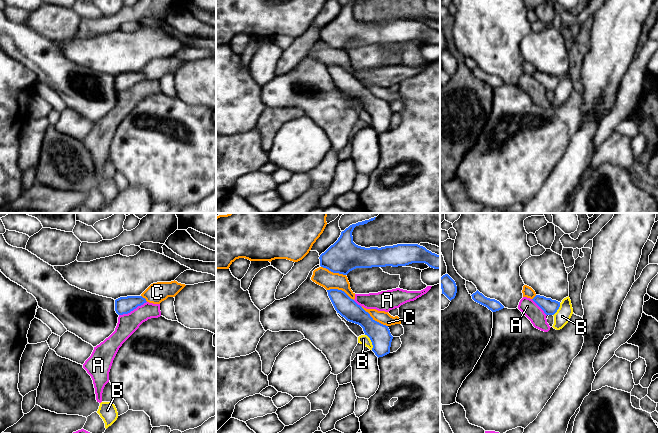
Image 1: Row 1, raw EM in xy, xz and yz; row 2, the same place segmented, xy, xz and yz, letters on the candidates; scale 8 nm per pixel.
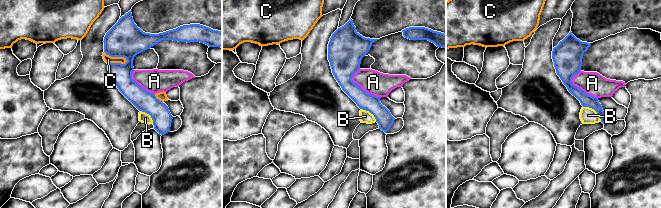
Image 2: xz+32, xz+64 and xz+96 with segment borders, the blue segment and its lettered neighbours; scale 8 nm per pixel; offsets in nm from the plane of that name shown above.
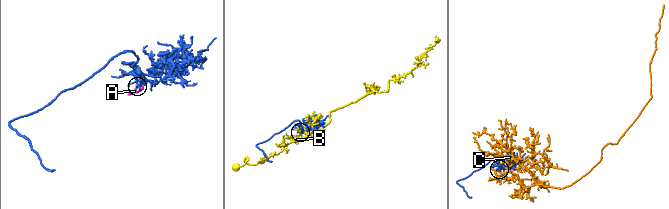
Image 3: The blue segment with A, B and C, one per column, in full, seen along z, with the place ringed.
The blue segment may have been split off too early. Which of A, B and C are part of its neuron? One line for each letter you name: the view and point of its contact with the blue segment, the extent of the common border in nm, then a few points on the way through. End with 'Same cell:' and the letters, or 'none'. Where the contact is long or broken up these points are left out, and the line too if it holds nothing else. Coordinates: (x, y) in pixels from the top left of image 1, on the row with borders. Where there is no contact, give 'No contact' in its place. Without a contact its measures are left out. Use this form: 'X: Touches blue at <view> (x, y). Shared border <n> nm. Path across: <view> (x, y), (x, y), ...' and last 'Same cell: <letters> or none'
Same cell: none

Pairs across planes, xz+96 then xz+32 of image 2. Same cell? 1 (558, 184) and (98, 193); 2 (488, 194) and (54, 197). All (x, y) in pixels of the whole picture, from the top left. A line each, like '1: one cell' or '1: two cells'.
1: one cell
2: two cells

